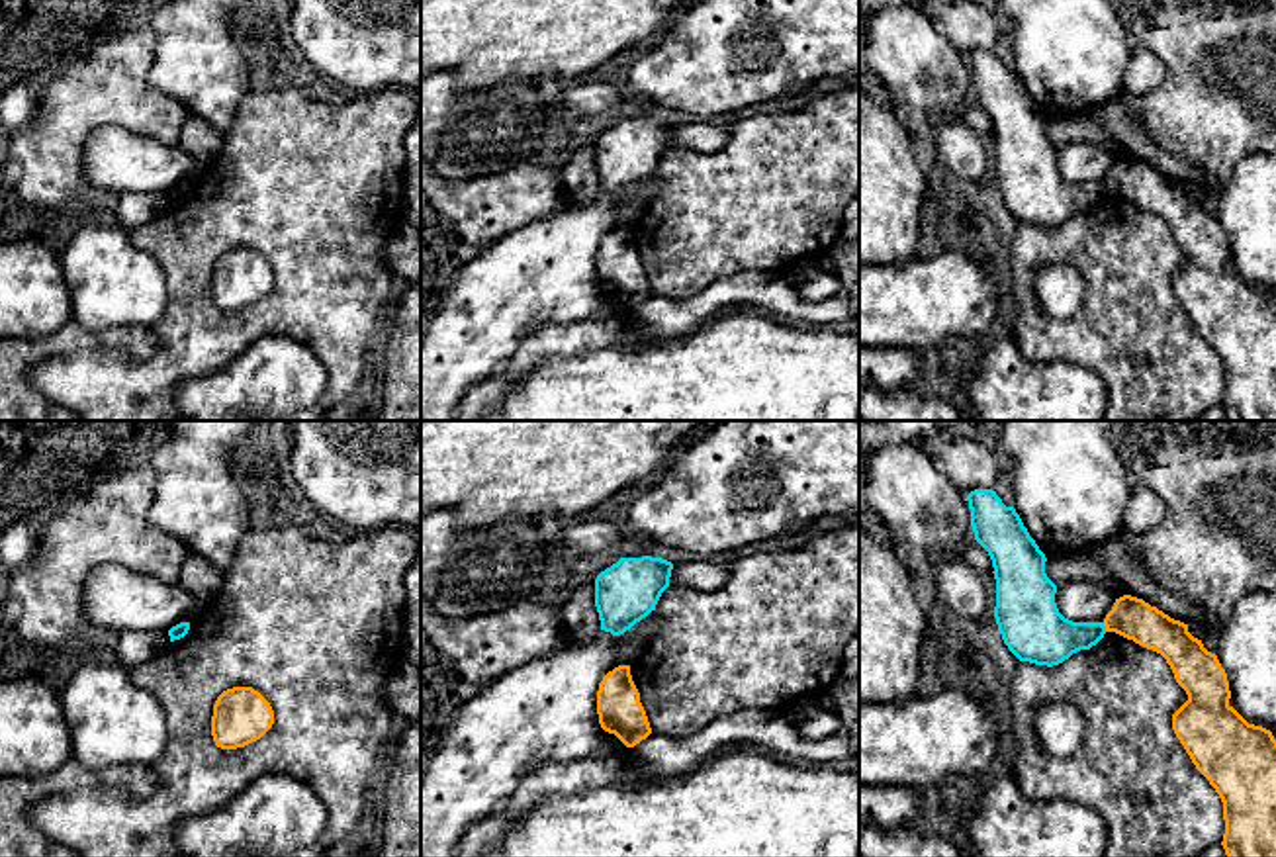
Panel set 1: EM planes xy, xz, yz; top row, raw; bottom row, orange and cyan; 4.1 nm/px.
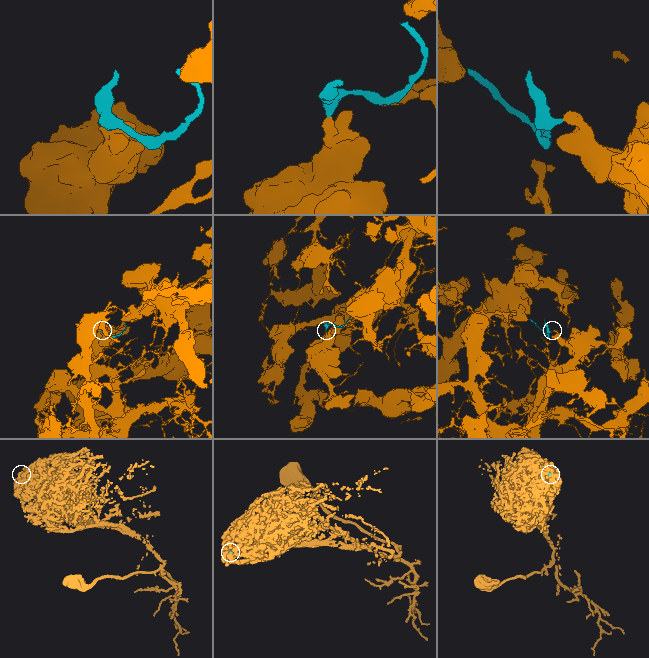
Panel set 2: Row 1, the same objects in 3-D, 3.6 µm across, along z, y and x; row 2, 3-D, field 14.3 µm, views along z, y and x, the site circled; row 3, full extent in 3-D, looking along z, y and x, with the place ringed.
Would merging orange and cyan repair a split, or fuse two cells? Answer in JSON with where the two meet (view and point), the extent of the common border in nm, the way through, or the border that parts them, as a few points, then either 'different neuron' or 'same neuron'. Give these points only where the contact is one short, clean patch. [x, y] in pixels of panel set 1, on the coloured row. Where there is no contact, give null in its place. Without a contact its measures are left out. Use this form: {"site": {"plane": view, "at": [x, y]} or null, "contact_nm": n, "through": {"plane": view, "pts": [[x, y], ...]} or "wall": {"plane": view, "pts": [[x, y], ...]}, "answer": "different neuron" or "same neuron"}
{"site": {"plane": "yz", "at": [1104, 625]}, "contact_nm": 50, "wall": {"plane": "yz", "pts": [[1102, 623], [1108, 631]]}, "answer": "different neuron"}

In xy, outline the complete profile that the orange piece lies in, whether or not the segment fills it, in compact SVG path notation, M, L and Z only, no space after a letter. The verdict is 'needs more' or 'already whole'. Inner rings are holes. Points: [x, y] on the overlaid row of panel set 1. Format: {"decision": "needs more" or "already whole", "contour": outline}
{"decision": "already whole", "contour": "M252 687L223 691L211 716L211 736L217 747L237 749L260 740L274 724L270 702Z"}

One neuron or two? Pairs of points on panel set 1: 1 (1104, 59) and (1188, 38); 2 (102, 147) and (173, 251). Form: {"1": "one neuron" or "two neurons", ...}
{"1": "two neurons", "2": "two neurons"}

